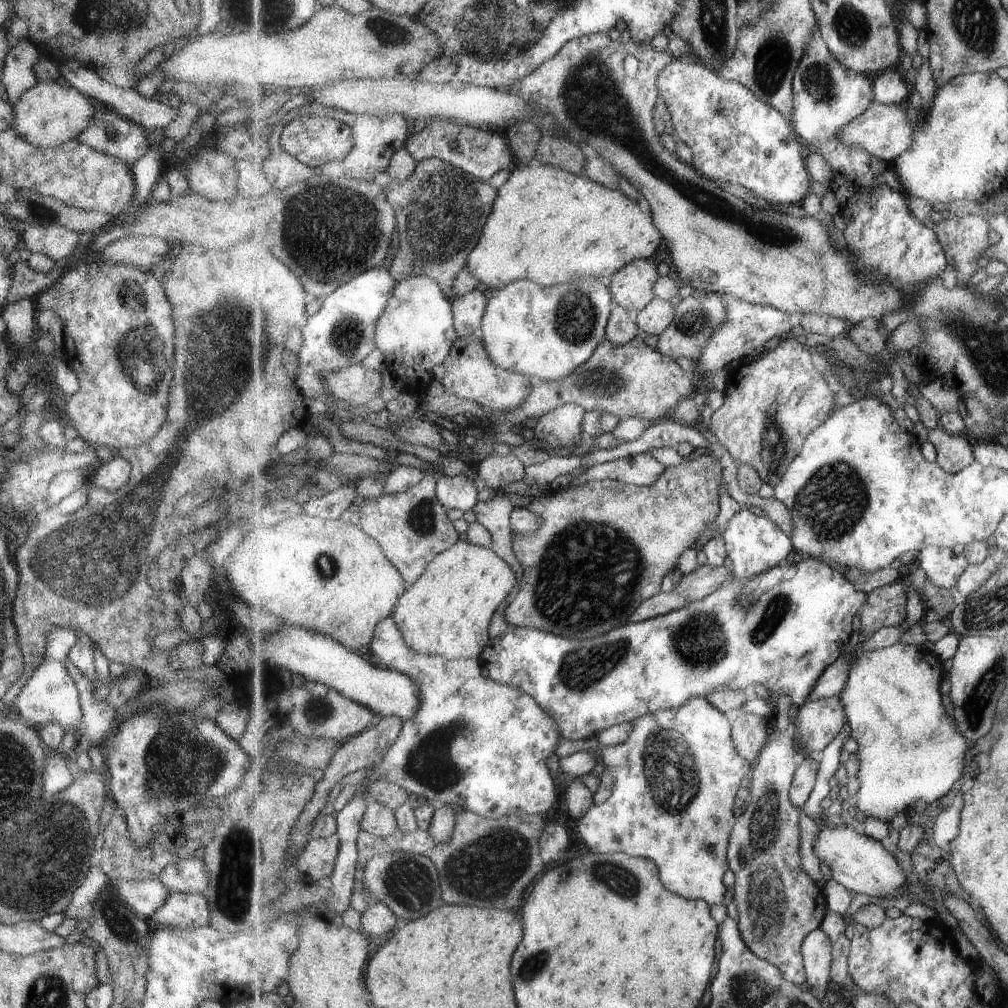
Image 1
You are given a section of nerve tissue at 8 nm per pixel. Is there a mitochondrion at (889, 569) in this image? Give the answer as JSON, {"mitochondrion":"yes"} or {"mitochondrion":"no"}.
{"mitochondrion":"no"}

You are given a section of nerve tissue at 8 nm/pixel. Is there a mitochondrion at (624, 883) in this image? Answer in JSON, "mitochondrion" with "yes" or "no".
{"mitochondrion":"yes"}

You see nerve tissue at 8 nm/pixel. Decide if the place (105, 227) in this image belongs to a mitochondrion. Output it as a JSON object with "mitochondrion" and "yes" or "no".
{"mitochondrion":"no"}

